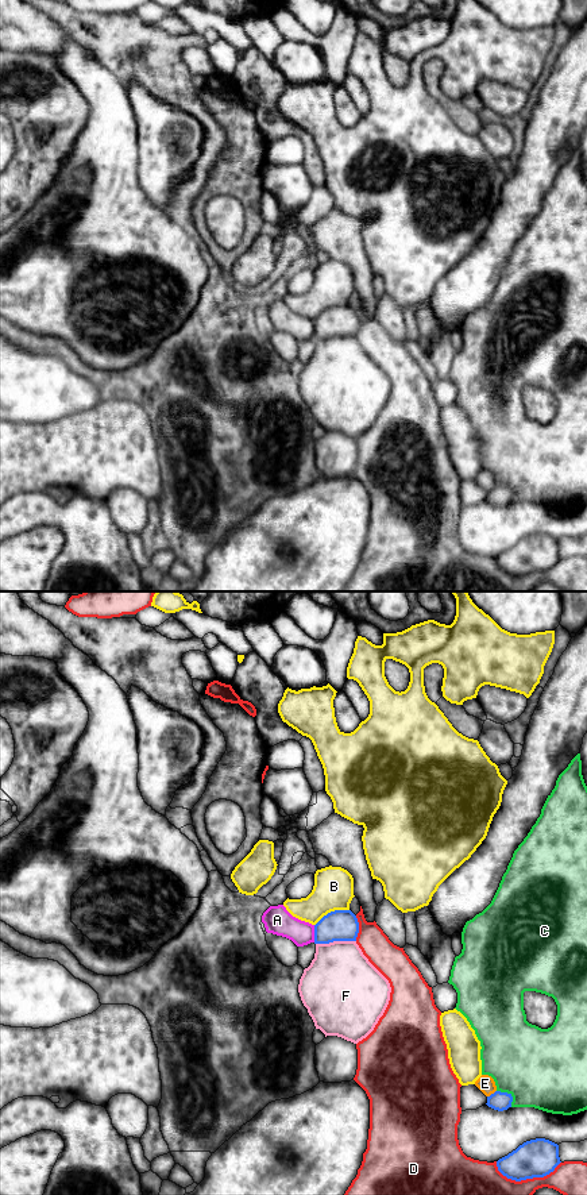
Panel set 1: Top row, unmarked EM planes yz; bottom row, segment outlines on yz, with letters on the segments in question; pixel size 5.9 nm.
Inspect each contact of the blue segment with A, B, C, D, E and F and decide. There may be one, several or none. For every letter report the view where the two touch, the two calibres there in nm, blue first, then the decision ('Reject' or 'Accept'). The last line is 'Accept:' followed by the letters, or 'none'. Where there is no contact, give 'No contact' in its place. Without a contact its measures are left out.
A: Touches blue in yz. Thickness 190 nm (blue) against 170 nm. Accept
B: Touches blue in yz. Thickness 190 nm (blue) against 240 nm. Reject
C: Touches blue in yz. Thickness 110 nm (blue) against 480 nm. Reject
D: Touches blue in yz. Thickness 220 nm (blue) against 280 nm. Reject
E: Touches blue in yz. Thickness 110 nm (blue) against 100 nm. Reject
F: Touches blue in yz. Thickness 190 nm (blue) against 420 nm. Reject
Accept: A

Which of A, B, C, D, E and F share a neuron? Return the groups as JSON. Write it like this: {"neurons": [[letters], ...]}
{"neurons": [["A"], ["B"], ["C"], ["D"], ["E"], ["F"]]}

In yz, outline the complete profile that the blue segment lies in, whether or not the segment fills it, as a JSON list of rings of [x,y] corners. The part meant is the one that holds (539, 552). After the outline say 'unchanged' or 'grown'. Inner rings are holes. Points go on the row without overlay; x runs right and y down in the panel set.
[[[536,533],[499,554],[497,562],[507,574],[521,577],[544,573],[553,567],[560,558],[559,540],[545,533]]]; unchanged

